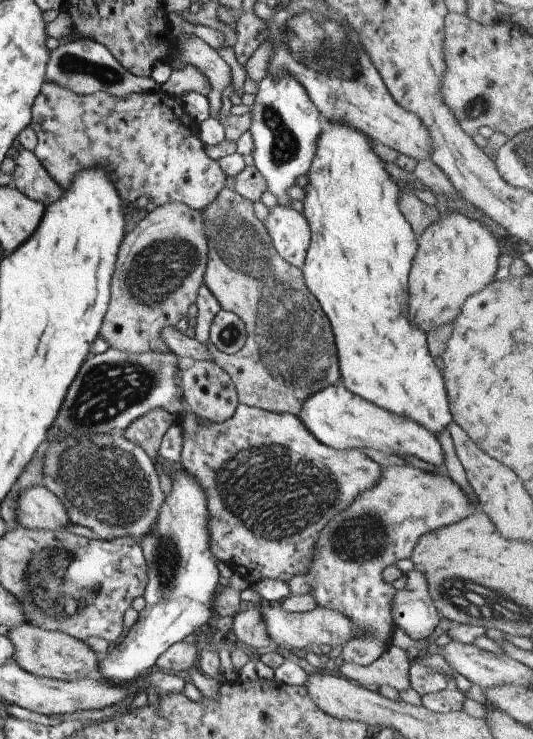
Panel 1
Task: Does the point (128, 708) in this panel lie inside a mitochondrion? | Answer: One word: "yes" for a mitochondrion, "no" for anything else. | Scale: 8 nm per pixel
no

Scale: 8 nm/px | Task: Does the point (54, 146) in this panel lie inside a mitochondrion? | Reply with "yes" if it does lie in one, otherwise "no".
no

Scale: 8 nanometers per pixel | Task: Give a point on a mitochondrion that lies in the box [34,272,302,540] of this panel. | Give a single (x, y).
(104, 480)

